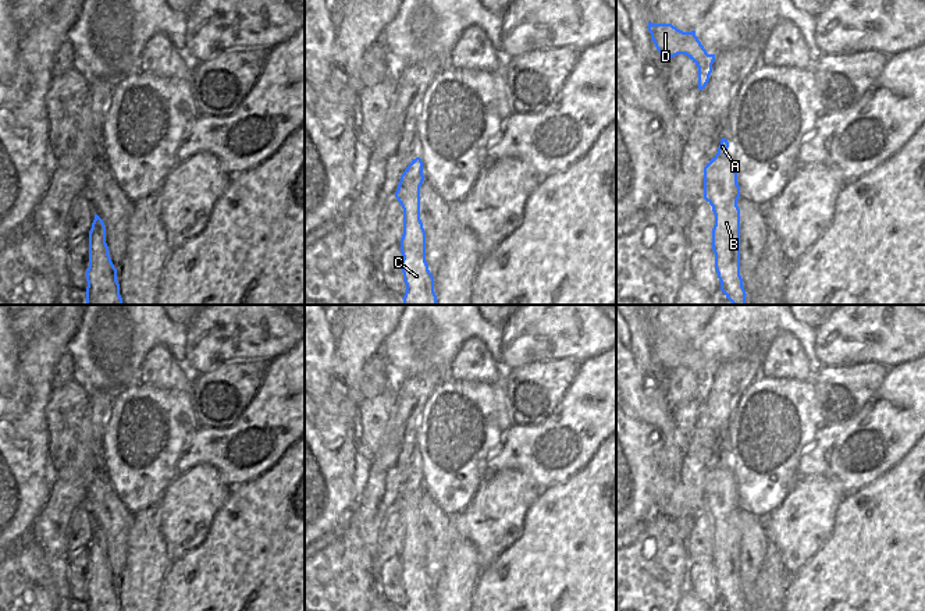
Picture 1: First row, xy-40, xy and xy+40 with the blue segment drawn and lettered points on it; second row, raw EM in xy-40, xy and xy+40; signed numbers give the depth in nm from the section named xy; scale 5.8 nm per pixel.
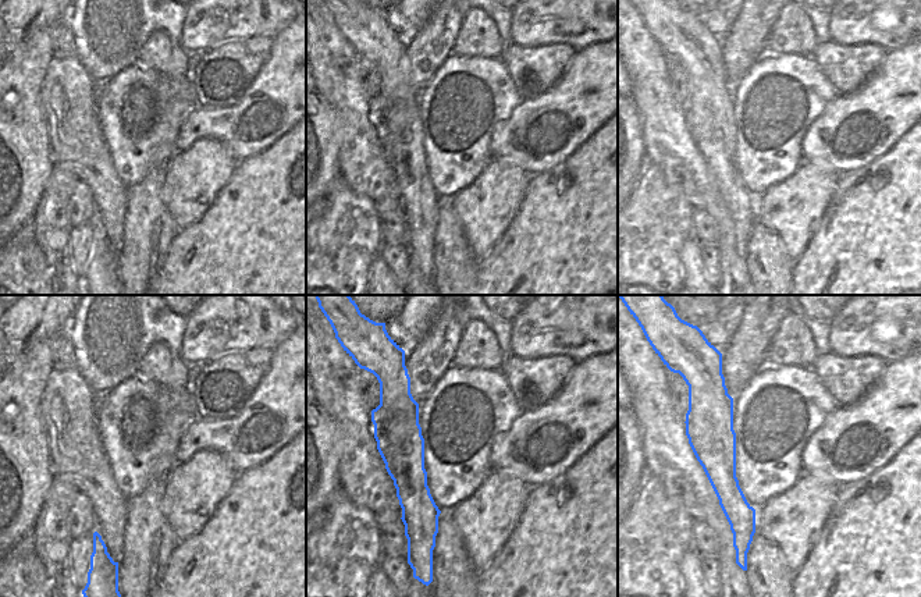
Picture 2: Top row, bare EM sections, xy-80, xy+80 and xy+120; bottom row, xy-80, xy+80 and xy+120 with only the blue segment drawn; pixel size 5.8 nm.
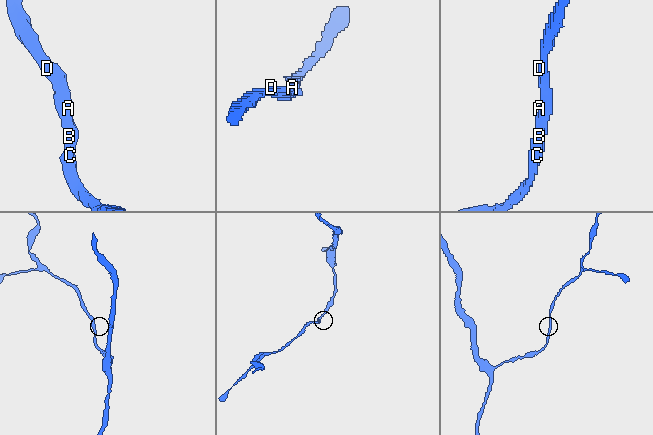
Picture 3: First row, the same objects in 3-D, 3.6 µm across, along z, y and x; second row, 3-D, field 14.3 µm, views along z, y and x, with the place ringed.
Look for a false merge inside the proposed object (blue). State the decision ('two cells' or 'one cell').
one cell

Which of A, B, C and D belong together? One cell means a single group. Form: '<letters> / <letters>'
A B C D

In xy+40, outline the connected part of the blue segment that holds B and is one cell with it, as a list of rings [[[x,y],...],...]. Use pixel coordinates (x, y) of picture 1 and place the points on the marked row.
[[[722,138],[718,153],[704,167],[704,199],[712,206],[715,225],[712,228],[712,251],[715,253],[715,270],[721,281],[721,291],[733,305],[746,305],[746,289],[740,276],[740,187],[733,159],[726,153],[727,139]]]

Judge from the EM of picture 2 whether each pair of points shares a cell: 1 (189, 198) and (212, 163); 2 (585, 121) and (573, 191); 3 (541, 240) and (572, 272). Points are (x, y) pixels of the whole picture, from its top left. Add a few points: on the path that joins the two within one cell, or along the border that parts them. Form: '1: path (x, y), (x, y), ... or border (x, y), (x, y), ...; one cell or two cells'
1: path (189, 189), (191, 184), (203, 171); one cell
2: border (603, 124), (555, 166); two cells
3: path (550, 248), (564, 265); one cell

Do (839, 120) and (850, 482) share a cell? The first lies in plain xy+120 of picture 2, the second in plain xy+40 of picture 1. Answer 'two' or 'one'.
one

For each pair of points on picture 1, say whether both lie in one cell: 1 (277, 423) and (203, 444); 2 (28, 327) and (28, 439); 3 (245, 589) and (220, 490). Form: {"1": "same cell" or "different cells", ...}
{"1": "same cell", "2": "different cells", "3": "different cells"}

